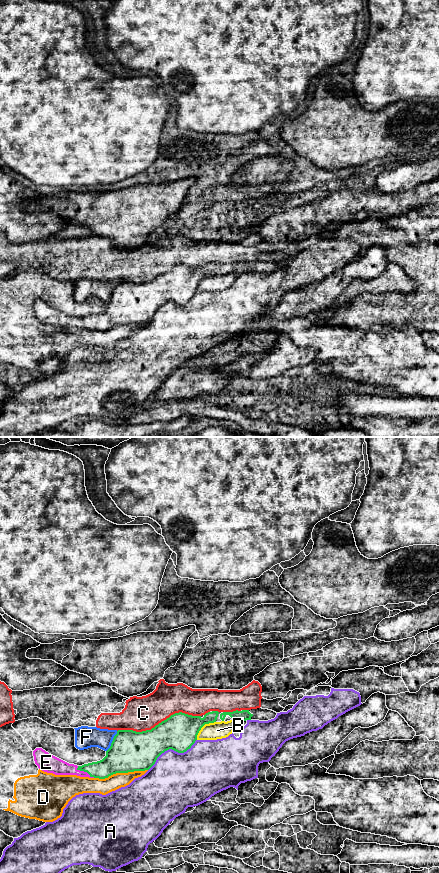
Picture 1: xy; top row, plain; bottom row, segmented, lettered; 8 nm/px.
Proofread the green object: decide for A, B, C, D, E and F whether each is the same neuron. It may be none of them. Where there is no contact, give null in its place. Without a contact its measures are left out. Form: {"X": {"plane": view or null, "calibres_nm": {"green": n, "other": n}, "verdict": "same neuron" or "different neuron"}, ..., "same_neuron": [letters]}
{"A": {"plane": "xy", "calibres_nm": {"green": 300, "other": 420}, "verdict": "different neuron"}, "B": {"plane": "xy", "calibres_nm": {"green": 300, "other": 140}, "verdict": "different neuron"}, "C": {"plane": "xy", "calibres_nm": {"green": 300, "other": 280}, "verdict": "different neuron"}, "D": {"plane": "xy", "calibres_nm": {"green": 320, "other": 130}, "verdict": "different neuron"}, "E": {"plane": "xy", "calibres_nm": {"green": 180, "other": 130}, "verdict": "same neuron"}, "F": {"plane": "xy", "calibres_nm": {"green": 320, "other": 180}, "verdict": "different neuron"}, "same_neuron": ["E"]}

